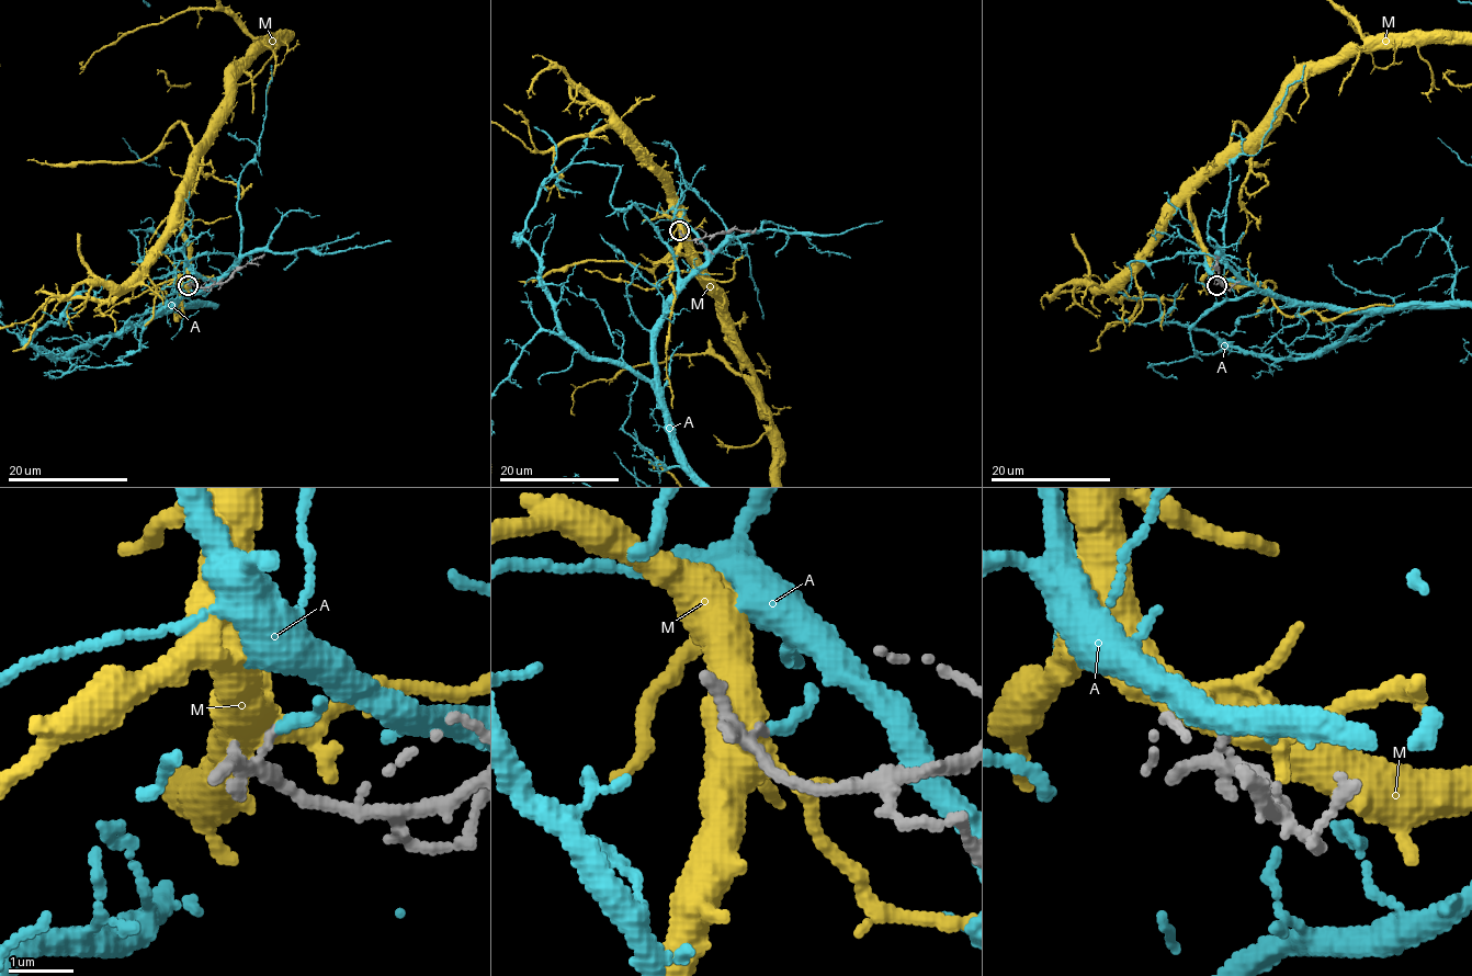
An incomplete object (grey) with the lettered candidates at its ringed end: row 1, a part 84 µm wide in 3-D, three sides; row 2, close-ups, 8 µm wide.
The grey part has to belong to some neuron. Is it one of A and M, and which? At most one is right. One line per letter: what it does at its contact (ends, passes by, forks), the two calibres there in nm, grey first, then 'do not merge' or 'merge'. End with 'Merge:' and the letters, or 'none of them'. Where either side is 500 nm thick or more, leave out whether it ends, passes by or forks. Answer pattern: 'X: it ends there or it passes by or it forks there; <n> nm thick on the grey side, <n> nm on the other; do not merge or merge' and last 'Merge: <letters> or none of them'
A: it ends there; 160 nm thick on the grey side, 170 nm on the other; do not merge
M: it forks there; 190 nm thick on the grey side, 480 nm on the other; do not merge
Merge: none of them

